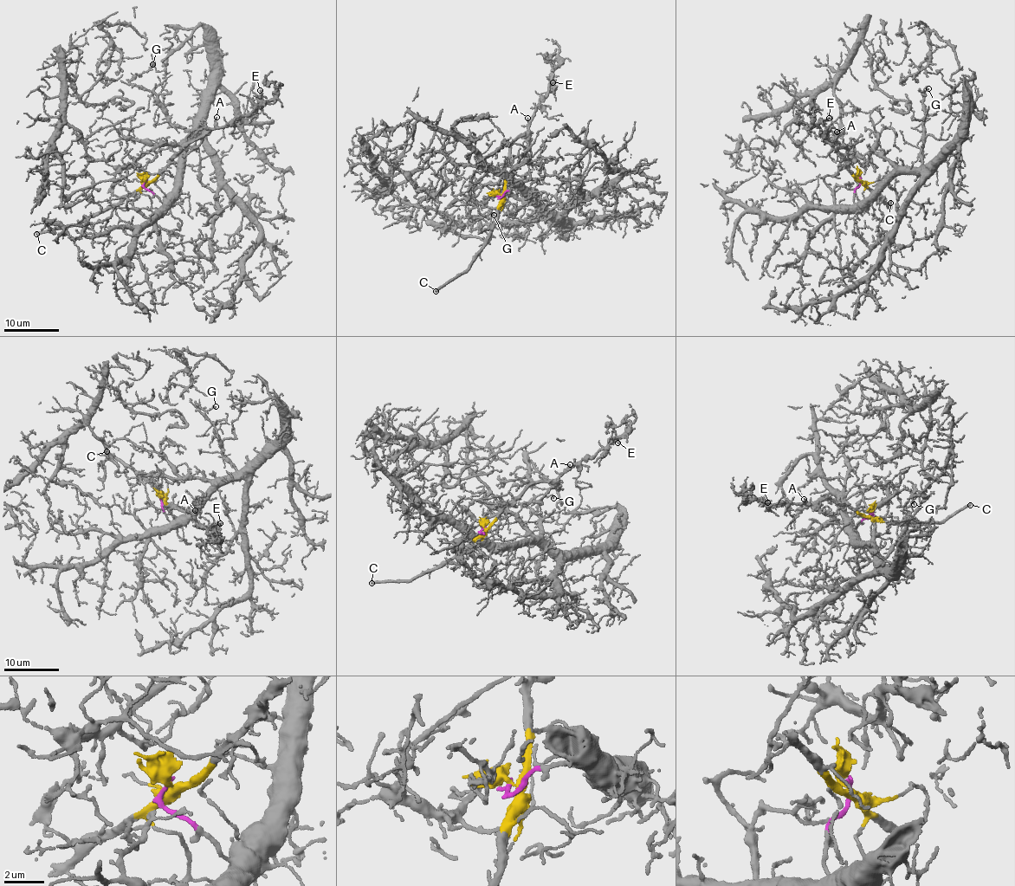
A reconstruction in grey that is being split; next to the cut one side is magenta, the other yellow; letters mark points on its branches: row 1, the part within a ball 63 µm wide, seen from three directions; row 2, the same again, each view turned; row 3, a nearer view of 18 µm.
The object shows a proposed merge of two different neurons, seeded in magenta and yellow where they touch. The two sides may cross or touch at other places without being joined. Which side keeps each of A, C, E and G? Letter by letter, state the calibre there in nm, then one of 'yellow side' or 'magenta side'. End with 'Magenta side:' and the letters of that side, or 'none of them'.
A: calibre 140 nm; yellow side
C: calibre 360 nm; yellow side
E: calibre 140 nm; yellow side
G: calibre 180 nm; magenta side
Magenta side: G

